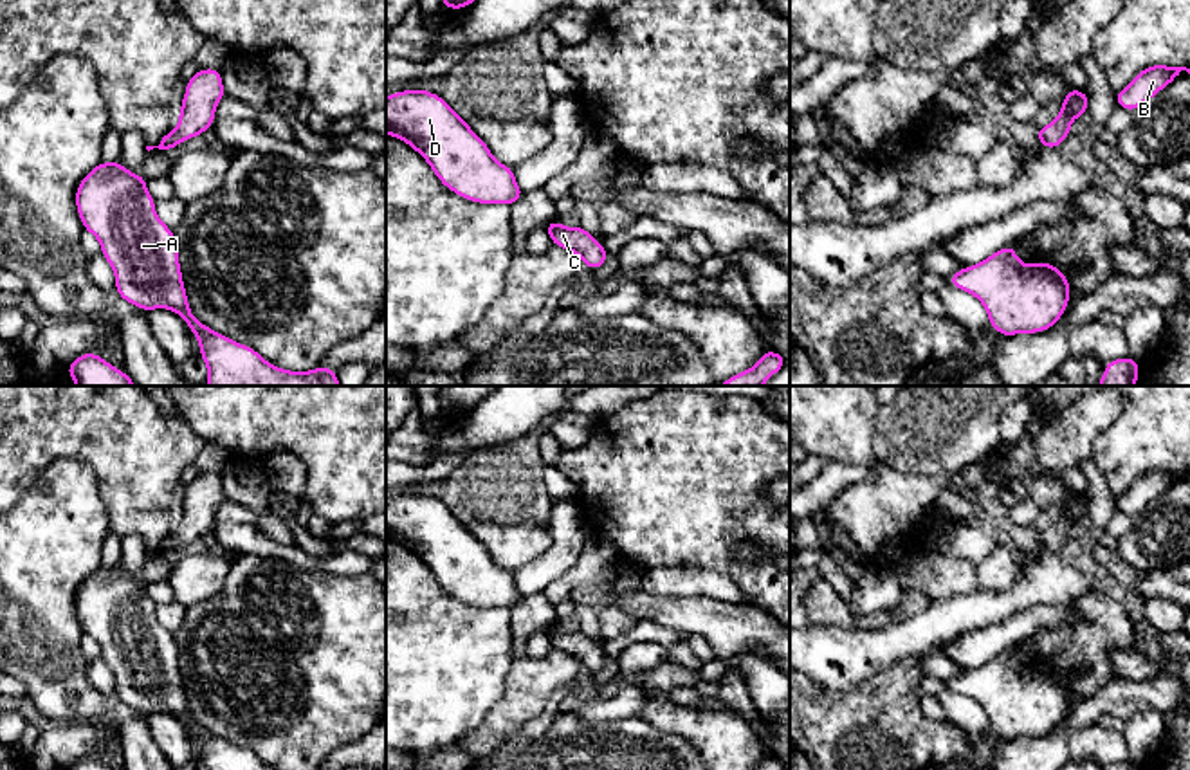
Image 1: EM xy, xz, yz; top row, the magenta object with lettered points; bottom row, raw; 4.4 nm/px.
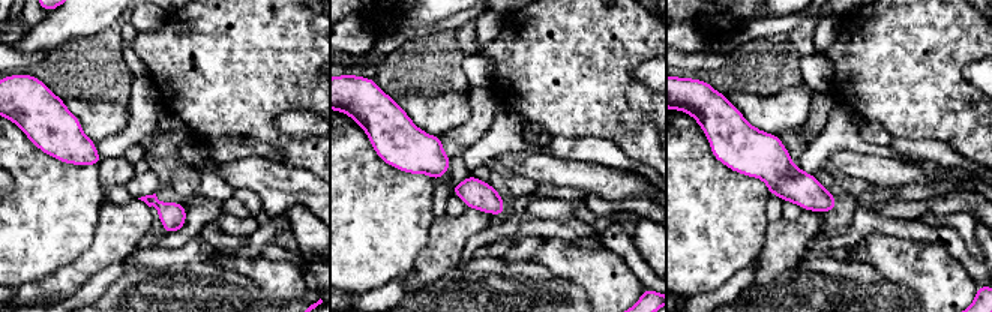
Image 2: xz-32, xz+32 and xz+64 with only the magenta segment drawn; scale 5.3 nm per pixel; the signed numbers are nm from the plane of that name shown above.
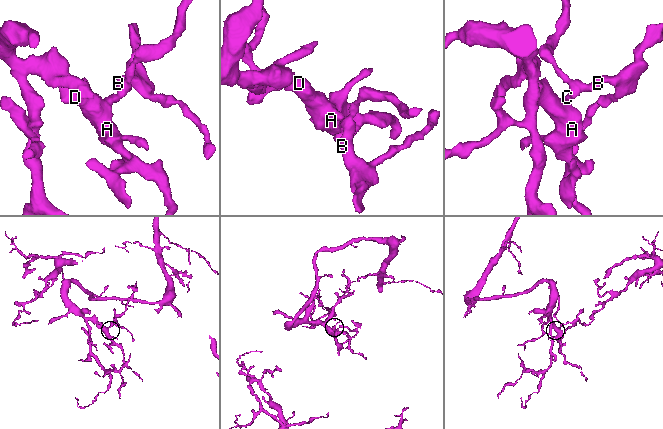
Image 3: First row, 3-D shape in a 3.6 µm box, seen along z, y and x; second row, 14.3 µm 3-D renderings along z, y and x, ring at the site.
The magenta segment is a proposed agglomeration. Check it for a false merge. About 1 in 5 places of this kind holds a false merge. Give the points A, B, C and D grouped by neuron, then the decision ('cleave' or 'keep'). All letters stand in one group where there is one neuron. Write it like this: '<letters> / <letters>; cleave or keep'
A B C D; keep

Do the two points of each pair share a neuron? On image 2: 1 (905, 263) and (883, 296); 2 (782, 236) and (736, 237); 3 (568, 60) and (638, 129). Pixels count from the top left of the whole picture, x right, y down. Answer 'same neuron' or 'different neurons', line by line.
1: different neurons
2: different neurons
3: same neuron

